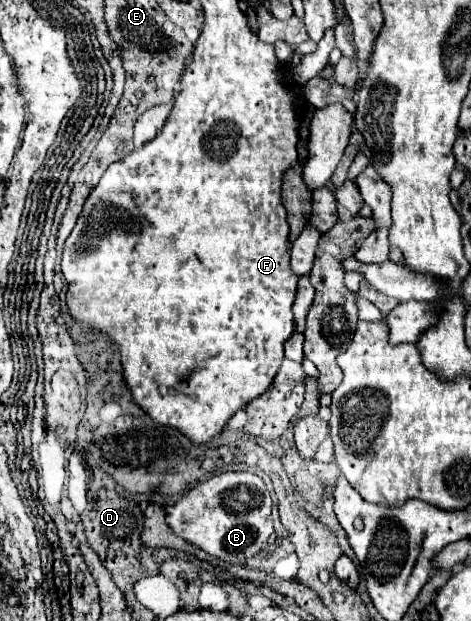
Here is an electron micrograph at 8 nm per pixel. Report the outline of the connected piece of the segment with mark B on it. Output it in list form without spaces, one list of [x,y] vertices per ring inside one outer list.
[[[224,472],[190,488],[166,514],[174,534],[226,564],[244,564],[258,554],[274,532],[272,498],[264,480],[250,472]]]

